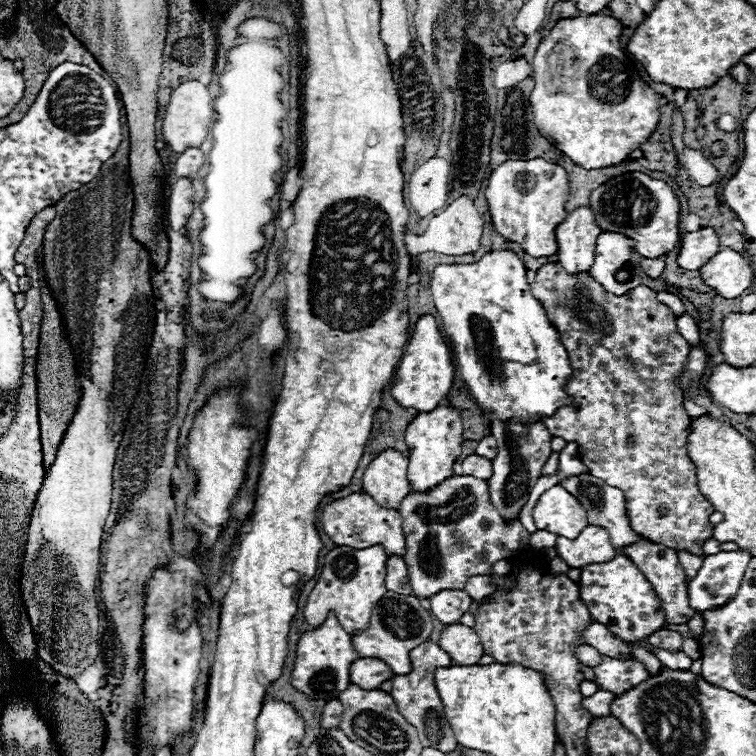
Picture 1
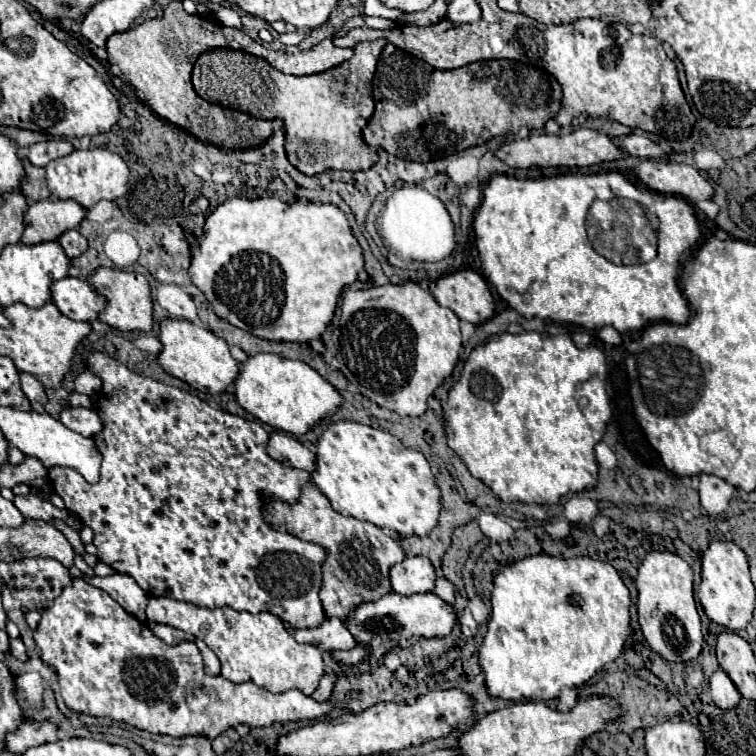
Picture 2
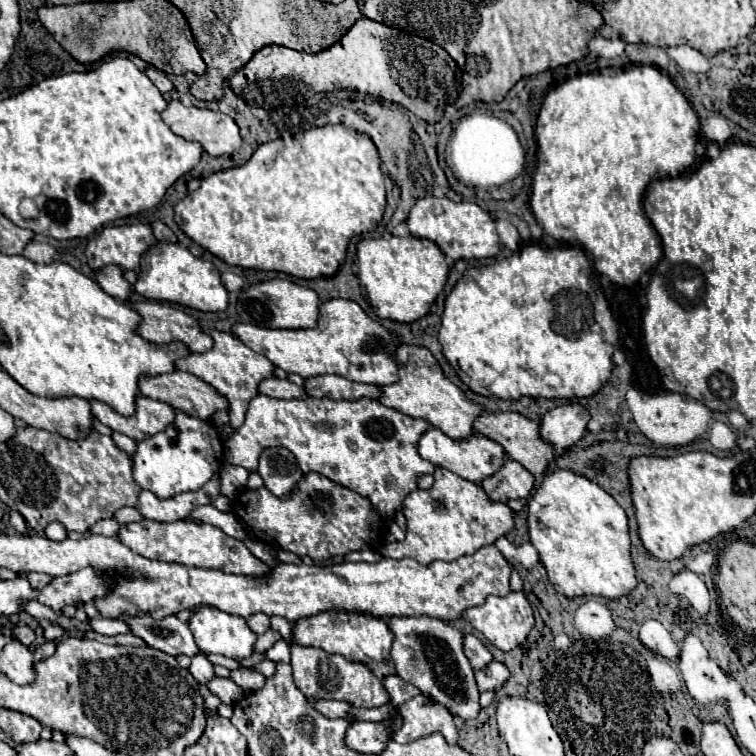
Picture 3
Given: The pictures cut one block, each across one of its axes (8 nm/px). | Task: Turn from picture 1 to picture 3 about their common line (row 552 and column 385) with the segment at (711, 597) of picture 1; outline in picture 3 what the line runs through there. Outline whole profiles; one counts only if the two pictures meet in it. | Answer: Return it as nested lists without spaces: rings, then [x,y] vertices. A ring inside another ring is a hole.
[[[398,708],[380,722],[354,722],[346,732],[346,744],[362,754],[380,754],[392,734],[402,726],[402,716]]]

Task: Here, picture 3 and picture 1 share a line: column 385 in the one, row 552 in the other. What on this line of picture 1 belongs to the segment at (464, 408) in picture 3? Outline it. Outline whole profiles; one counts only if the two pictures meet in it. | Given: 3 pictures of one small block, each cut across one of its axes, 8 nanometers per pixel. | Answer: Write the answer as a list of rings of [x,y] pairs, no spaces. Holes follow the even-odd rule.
[[[354,492],[350,496],[328,502],[322,508],[322,526],[332,542],[350,548],[370,548],[374,544],[384,546],[386,554],[404,556],[406,542],[402,532],[402,516],[394,508],[382,508],[366,492]]]

